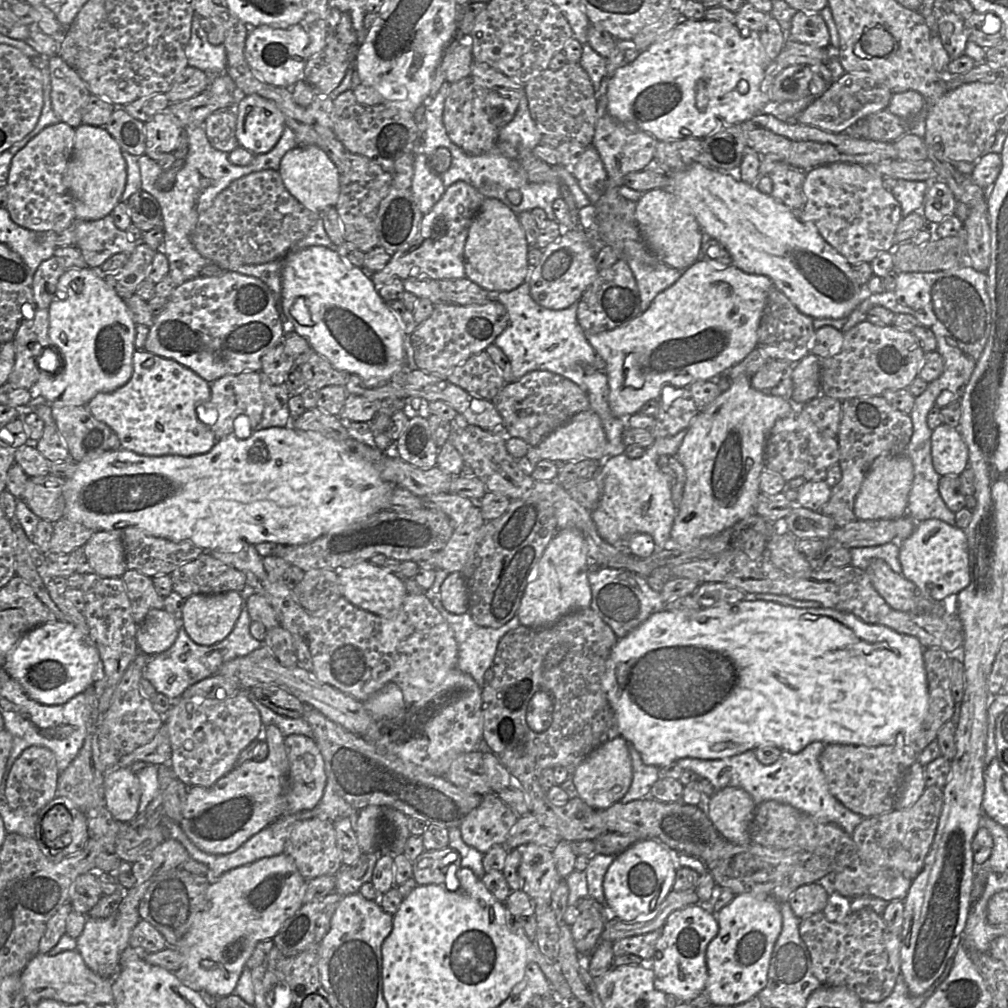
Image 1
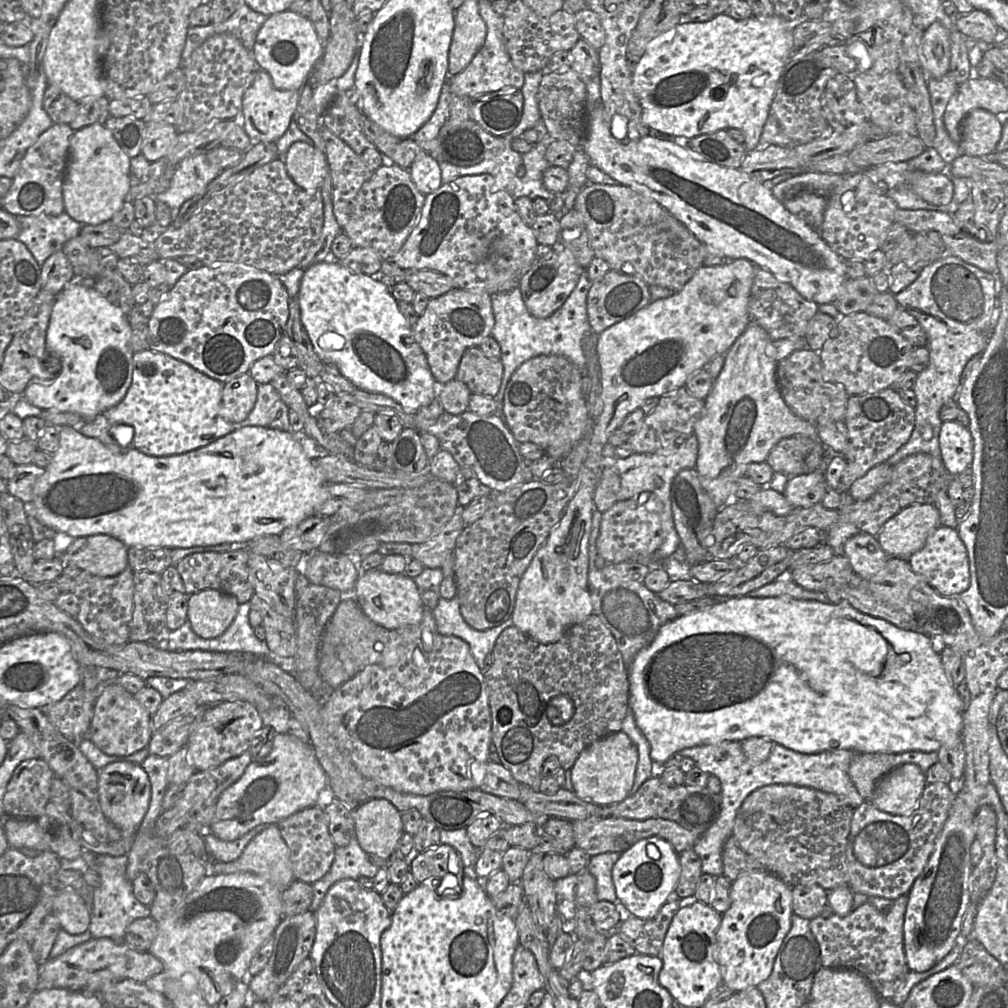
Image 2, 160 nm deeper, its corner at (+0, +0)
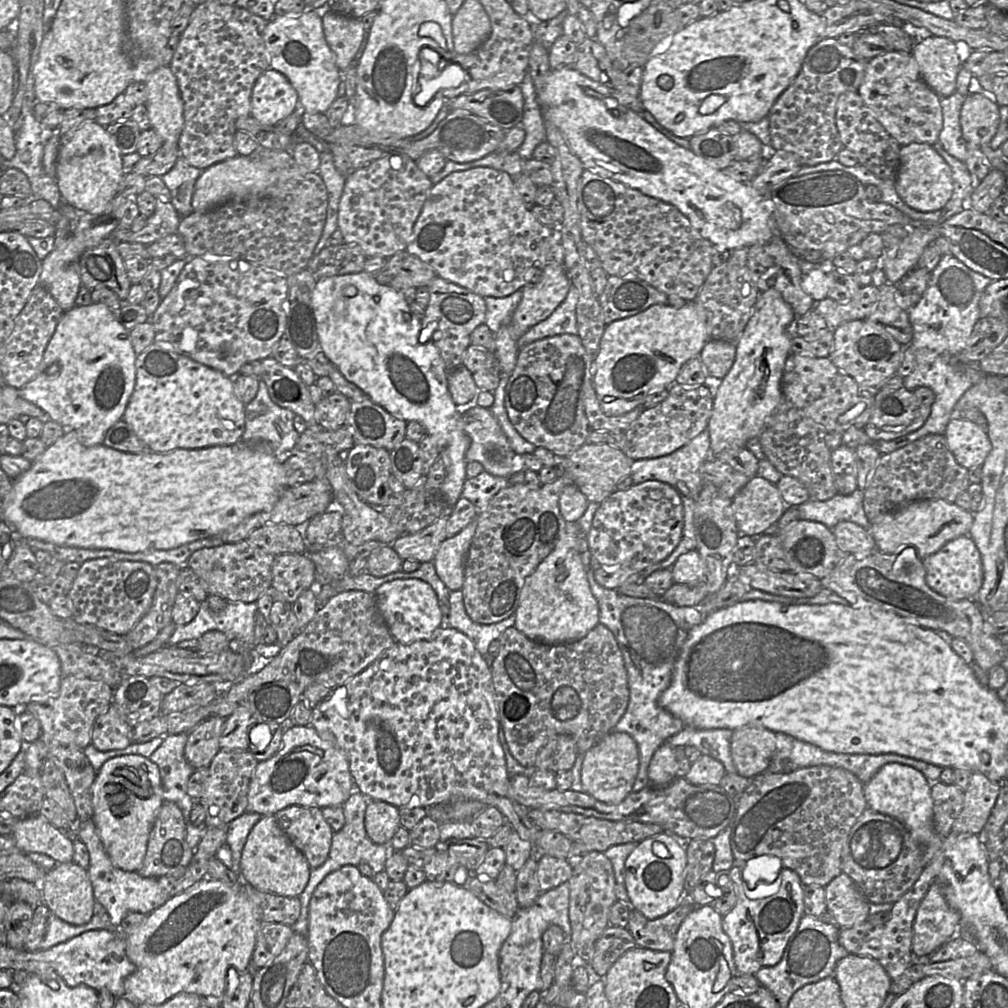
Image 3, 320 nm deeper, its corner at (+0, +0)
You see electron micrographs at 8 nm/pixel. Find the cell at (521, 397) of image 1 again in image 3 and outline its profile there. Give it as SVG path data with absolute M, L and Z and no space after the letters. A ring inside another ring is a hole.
M561 334L532 342L519 349L516 366L505 389L505 408L517 432L536 447L568 457L587 443L591 431L585 412L586 393L593 386L593 356L588 354L579 335Z

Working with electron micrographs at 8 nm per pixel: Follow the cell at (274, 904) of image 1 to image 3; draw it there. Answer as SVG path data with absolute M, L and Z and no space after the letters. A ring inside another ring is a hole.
M207 876L188 890L170 897L149 913L139 927L130 934L124 934L126 954L135 969L124 980L123 996L136 1006L142 1003L162 1004L180 993L220 1000L227 989L228 969L234 968L238 973L248 971L257 933L263 924L257 906L244 891L243 883L228 885Z

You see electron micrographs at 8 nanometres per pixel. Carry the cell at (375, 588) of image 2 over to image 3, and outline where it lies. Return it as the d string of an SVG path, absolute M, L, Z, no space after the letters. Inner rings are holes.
M398 579L380 585L374 593L377 607L396 642L426 640L442 625L442 612L432 586L421 579Z

